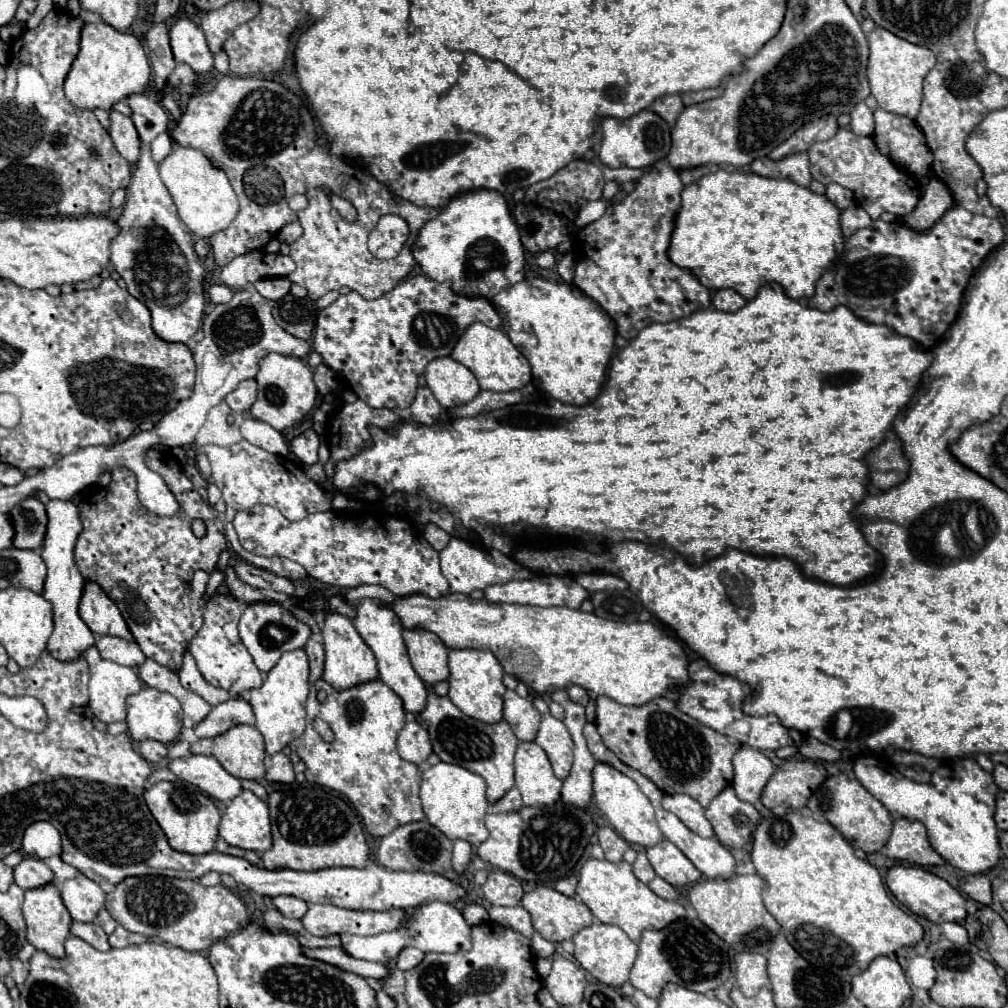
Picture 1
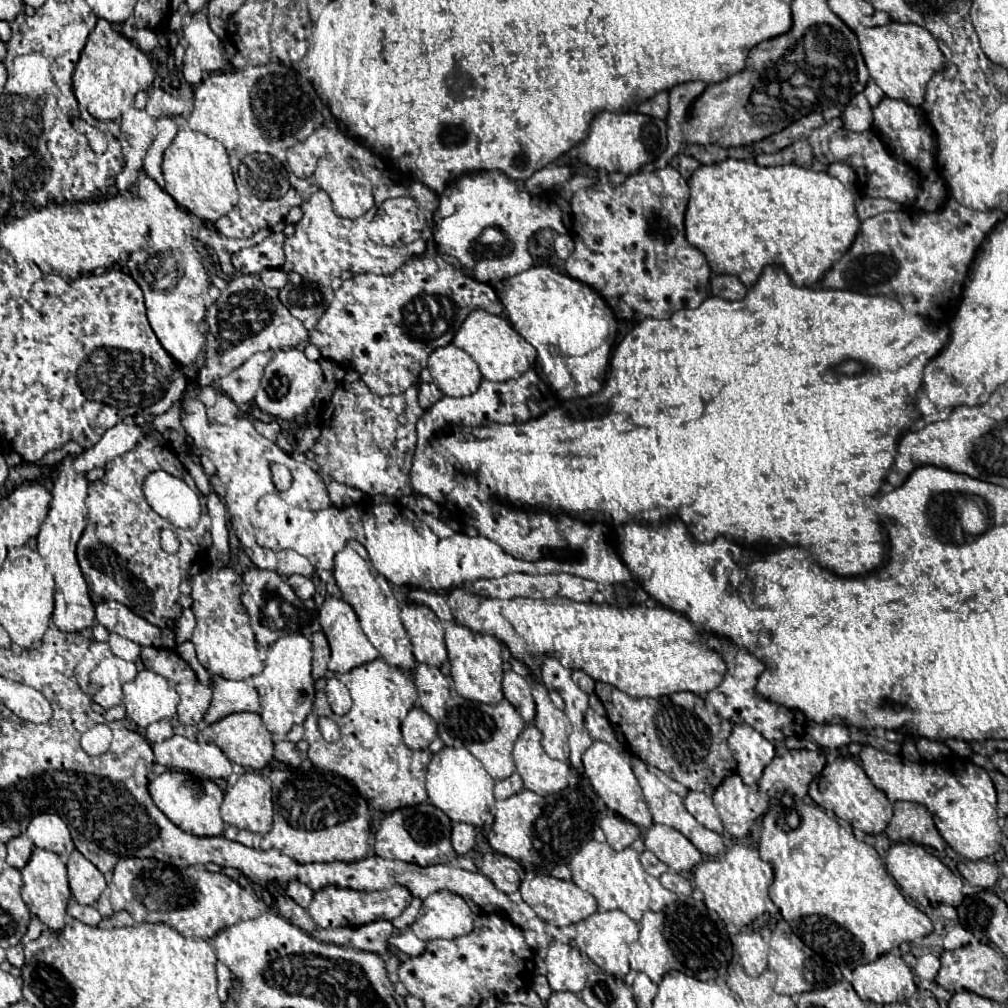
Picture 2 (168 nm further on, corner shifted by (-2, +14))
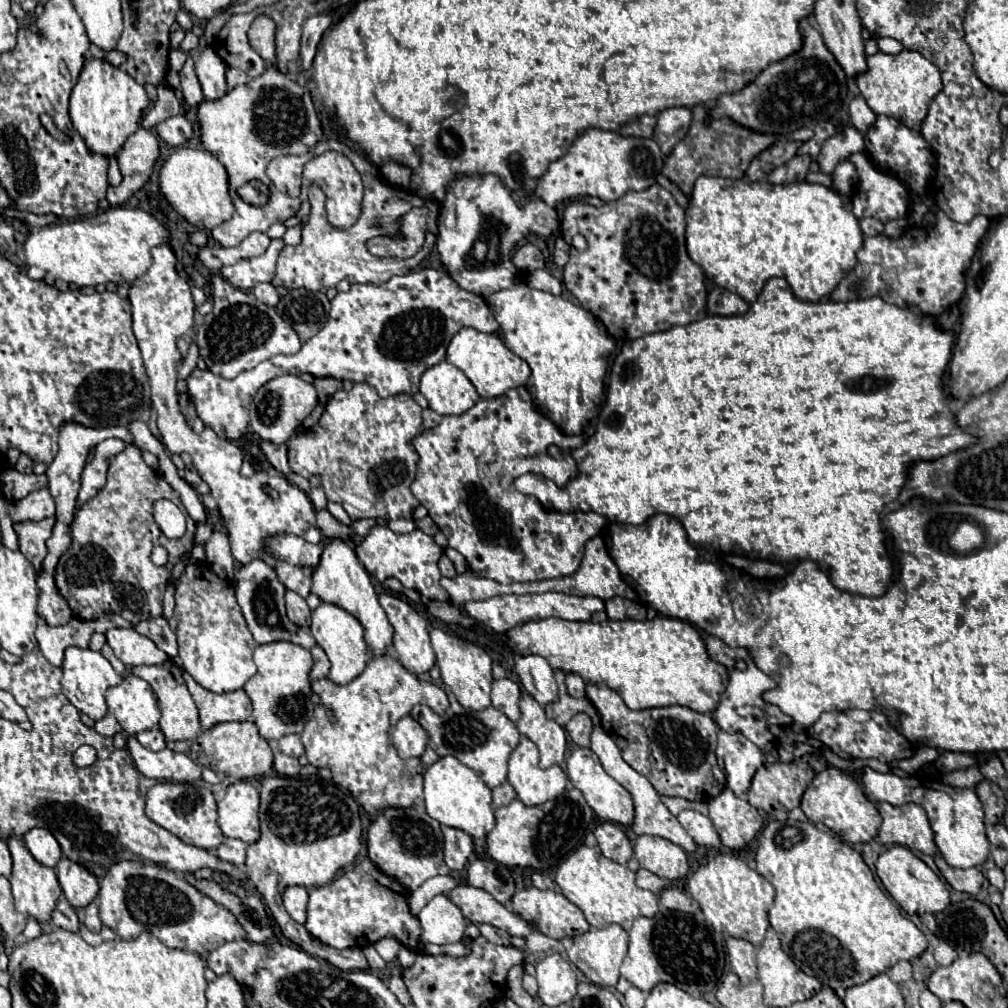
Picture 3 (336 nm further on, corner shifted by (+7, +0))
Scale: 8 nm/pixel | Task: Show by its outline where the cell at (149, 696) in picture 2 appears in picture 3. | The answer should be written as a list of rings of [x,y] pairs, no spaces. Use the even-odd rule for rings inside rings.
[[[128,675],[120,685],[110,687],[106,705],[108,713],[116,717],[126,735],[156,729],[160,723],[158,699],[150,685],[136,675]]]

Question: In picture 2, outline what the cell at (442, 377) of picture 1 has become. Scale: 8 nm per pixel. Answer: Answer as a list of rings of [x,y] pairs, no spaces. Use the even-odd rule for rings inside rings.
[[[453,343],[435,349],[429,355],[429,371],[433,383],[449,397],[465,397],[475,393],[483,381],[477,363]]]

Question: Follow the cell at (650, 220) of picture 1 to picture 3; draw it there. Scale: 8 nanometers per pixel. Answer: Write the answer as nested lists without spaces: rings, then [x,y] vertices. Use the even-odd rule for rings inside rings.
[[[658,183],[643,191],[628,191],[618,201],[600,207],[572,203],[564,209],[562,219],[562,235],[570,245],[570,259],[564,267],[564,287],[584,309],[592,311],[616,339],[638,339],[640,335],[668,331],[670,327],[702,319],[706,315],[704,271],[688,257],[684,229],[684,209],[676,203],[672,193]],[[578,233],[584,235],[588,243],[586,251],[572,247],[572,237]]]

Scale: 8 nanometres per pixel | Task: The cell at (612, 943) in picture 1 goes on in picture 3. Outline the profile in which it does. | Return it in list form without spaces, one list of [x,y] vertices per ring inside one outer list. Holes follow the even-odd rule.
[[[608,925],[604,929],[590,929],[582,935],[576,935],[572,939],[572,947],[568,949],[568,959],[594,983],[600,987],[614,987],[618,983],[618,969],[626,957],[628,951],[628,931],[624,931],[620,925]]]

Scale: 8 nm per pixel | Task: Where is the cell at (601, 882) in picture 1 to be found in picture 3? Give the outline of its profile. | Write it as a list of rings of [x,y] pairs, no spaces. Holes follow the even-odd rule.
[[[582,845],[574,851],[556,871],[556,885],[560,893],[572,901],[576,907],[582,909],[586,921],[592,927],[606,927],[606,925],[620,925],[622,929],[630,931],[632,921],[636,917],[652,917],[658,913],[658,897],[646,889],[634,885],[634,871],[626,865],[614,863],[606,859],[598,847]]]

